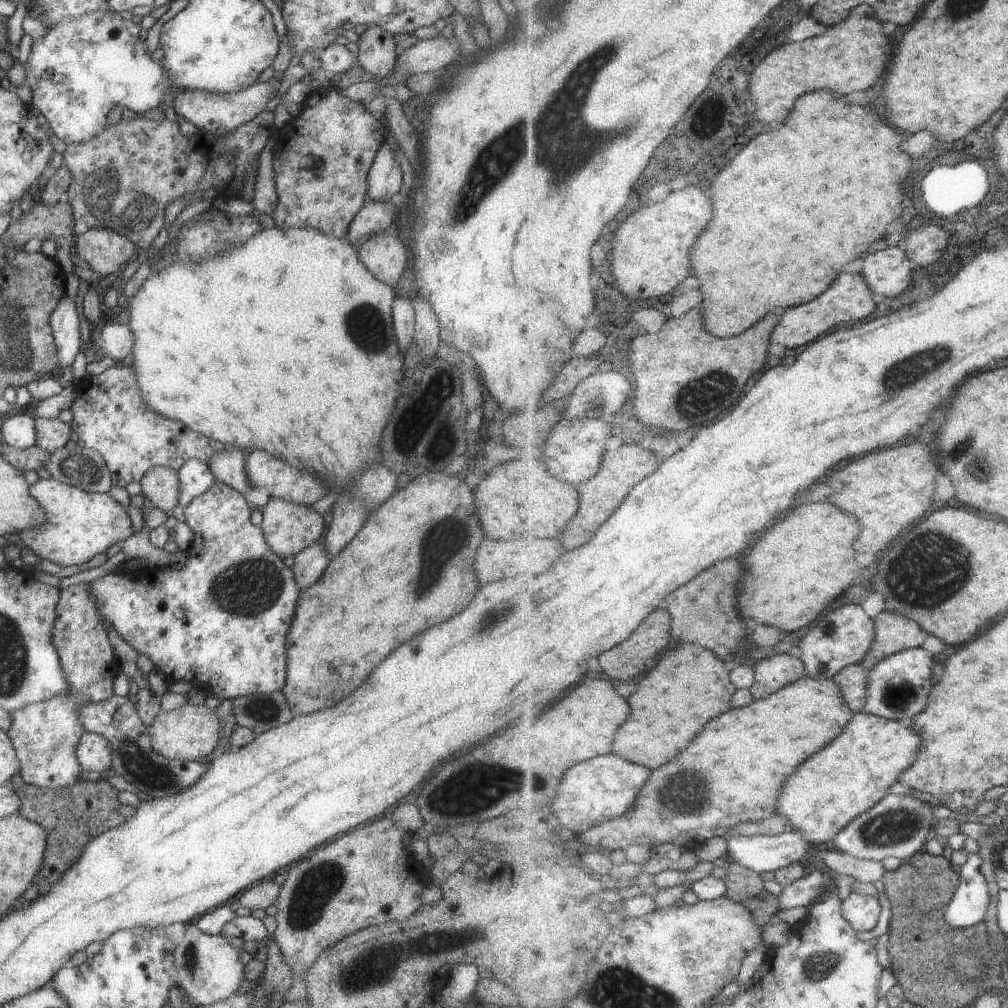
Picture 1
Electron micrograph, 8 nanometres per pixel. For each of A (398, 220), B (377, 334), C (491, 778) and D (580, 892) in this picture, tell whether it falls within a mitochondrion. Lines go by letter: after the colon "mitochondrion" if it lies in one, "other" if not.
A: other
B: mitochondrion
C: mitochondrion
D: other

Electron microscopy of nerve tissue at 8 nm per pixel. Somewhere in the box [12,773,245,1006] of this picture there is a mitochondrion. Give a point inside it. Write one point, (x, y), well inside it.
(191, 956)

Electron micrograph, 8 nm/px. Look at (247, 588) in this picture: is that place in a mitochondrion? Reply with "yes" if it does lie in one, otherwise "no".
yes

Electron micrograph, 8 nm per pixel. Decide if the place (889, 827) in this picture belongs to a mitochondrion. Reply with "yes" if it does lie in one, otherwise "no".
yes

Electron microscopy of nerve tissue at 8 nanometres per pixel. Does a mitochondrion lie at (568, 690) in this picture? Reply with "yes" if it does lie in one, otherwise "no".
no

